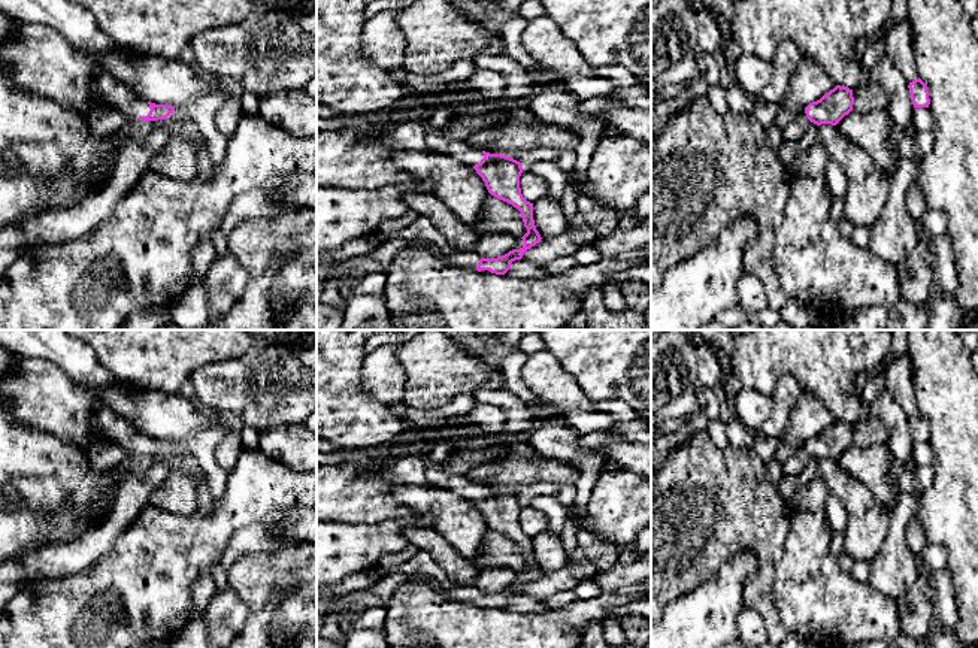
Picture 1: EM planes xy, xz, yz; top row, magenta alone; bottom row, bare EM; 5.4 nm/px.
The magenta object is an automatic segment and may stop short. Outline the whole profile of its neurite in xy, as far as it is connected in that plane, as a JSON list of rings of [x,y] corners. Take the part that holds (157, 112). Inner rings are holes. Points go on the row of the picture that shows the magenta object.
[[[106,73],[97,79],[93,87],[96,100],[100,109],[116,109],[125,118],[137,118],[140,121],[158,121],[167,118],[175,106],[155,105],[139,99],[125,82]]]

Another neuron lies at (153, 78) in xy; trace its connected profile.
[[[118,45],[105,55],[105,66],[109,75],[125,82],[139,99],[155,105],[188,106],[212,93],[222,93],[227,97],[218,81],[205,81],[179,60],[166,60],[146,51]]]

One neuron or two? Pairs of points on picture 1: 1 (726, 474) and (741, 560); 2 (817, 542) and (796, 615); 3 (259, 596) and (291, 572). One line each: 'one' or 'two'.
1: two
2: one
3: one

